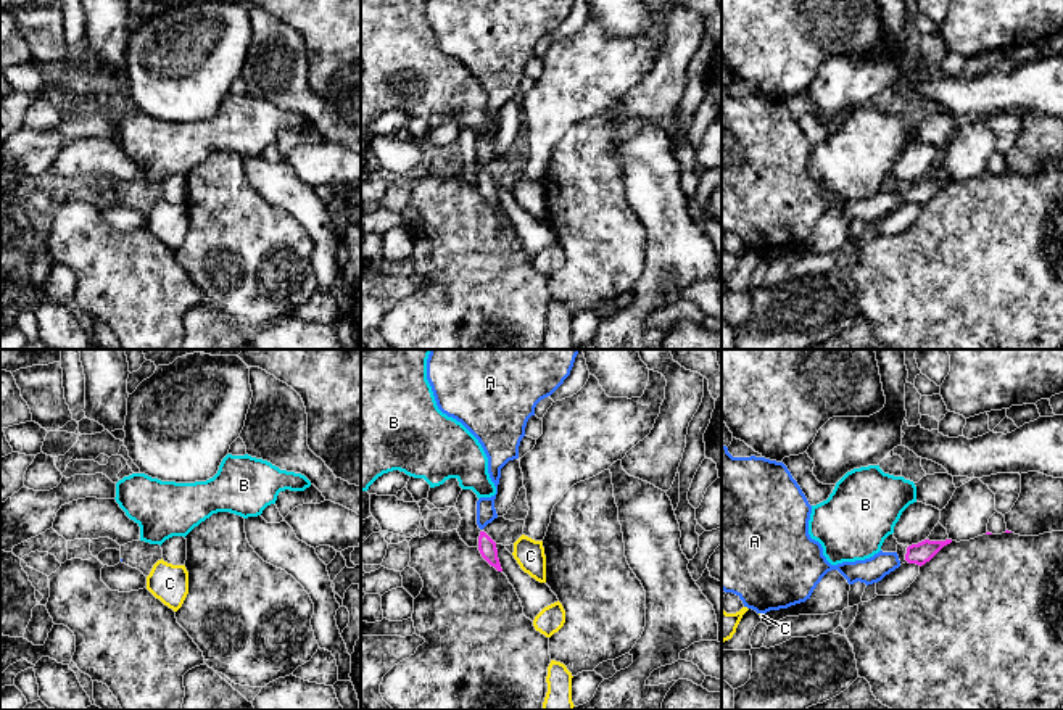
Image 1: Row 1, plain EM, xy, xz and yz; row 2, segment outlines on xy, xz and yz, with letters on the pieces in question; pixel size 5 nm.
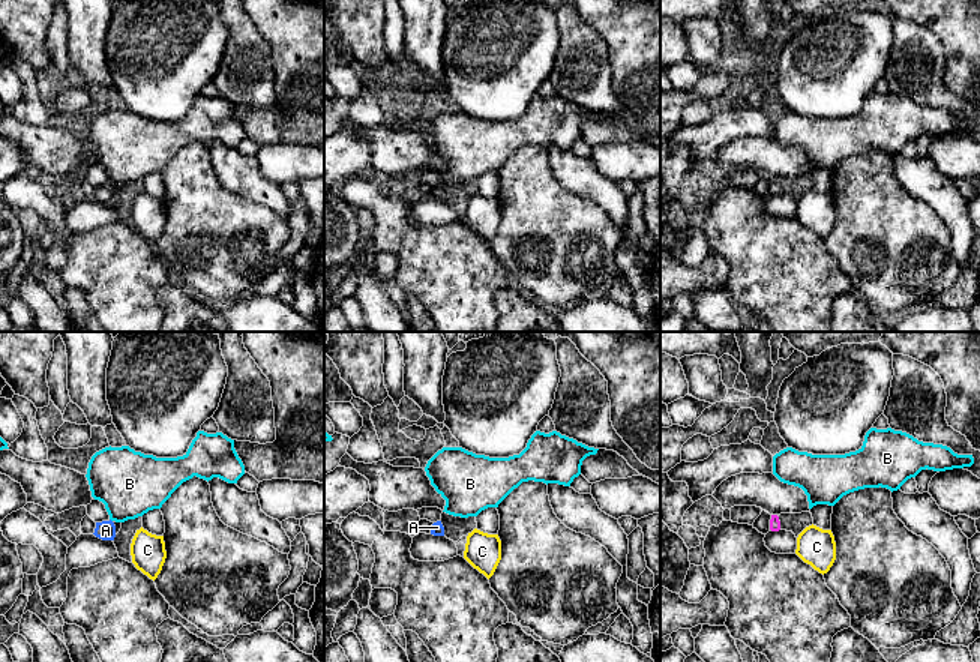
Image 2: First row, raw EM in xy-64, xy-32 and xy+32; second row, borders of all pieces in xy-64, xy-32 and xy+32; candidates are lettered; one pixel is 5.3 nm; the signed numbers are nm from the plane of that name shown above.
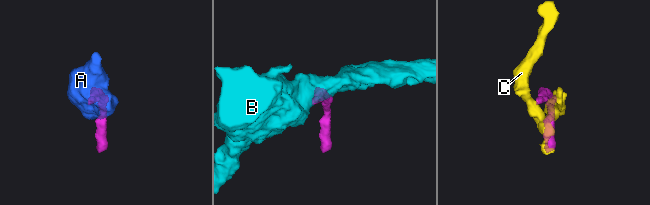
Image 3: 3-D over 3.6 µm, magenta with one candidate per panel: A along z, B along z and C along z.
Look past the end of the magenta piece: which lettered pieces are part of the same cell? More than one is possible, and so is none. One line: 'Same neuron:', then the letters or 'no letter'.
Same neuron: A

